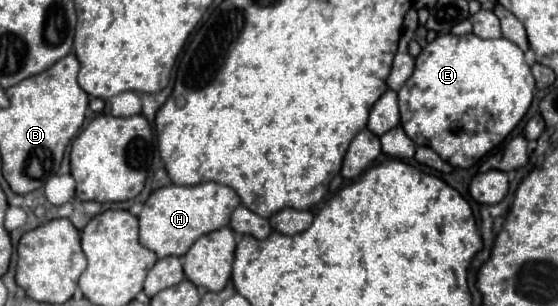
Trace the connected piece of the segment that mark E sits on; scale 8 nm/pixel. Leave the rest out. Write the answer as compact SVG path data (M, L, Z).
M444 34L444 36L438 36L434 42L430 42L422 52L420 56L416 58L416 66L414 66L414 74L406 80L406 84L400 88L398 92L398 100L400 100L400 116L402 116L402 128L406 130L406 134L414 140L416 146L428 146L432 148L444 162L450 162L452 166L456 168L470 168L481 161L484 156L489 154L494 148L497 148L508 136L516 124L524 118L524 114L528 112L530 104L532 104L532 98L534 98L534 76L530 72L530 66L526 64L524 60L524 52L510 40L506 38L496 38L496 40L484 40L484 38L478 38L476 34L464 34L464 36L454 36L454 34Z

